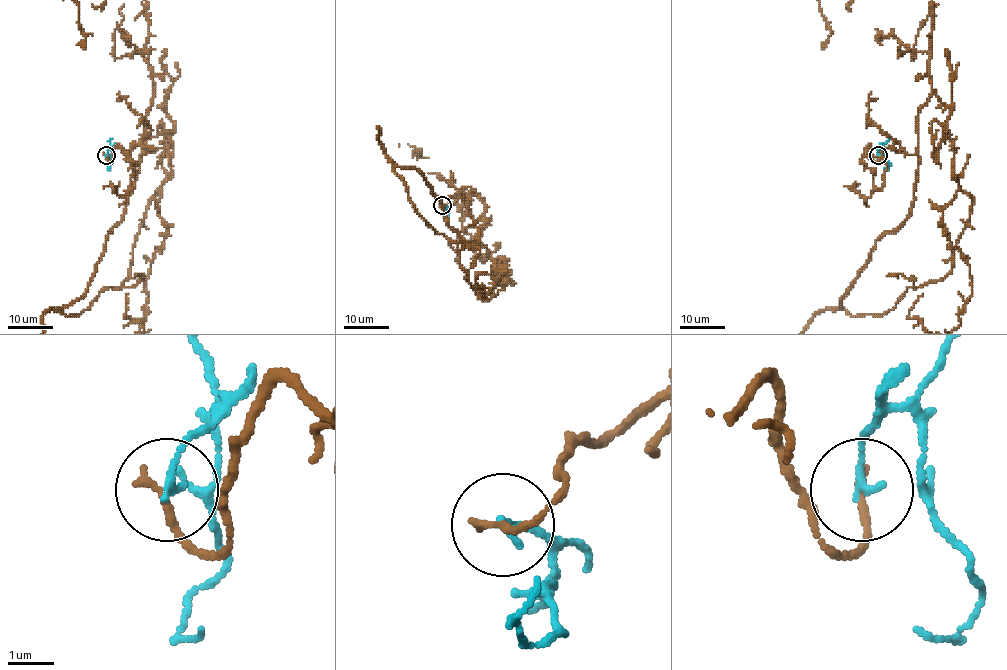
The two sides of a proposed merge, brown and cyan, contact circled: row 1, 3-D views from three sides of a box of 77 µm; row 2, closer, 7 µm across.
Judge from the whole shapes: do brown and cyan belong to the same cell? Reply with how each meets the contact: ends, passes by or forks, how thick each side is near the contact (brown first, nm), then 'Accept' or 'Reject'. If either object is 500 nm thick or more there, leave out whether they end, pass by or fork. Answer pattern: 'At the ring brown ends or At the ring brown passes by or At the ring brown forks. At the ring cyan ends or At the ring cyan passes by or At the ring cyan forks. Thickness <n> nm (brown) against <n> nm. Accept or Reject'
At the ring brown ends. At the ring cyan ends. Thickness 190 nm (brown) against 160 nm. Reject

